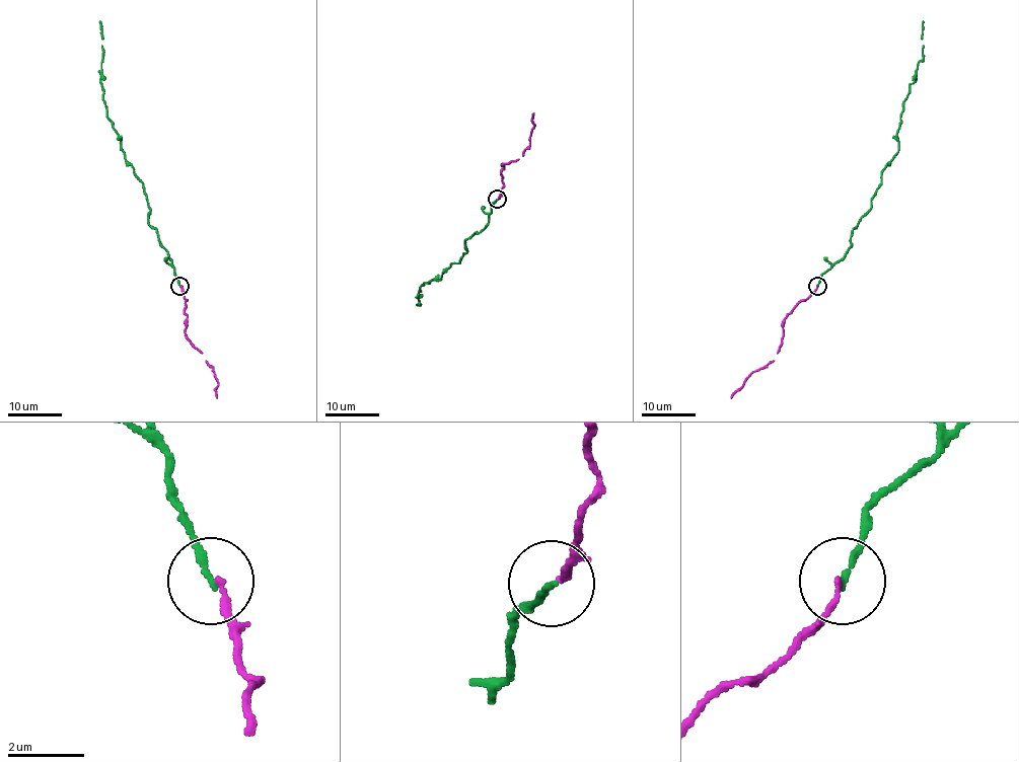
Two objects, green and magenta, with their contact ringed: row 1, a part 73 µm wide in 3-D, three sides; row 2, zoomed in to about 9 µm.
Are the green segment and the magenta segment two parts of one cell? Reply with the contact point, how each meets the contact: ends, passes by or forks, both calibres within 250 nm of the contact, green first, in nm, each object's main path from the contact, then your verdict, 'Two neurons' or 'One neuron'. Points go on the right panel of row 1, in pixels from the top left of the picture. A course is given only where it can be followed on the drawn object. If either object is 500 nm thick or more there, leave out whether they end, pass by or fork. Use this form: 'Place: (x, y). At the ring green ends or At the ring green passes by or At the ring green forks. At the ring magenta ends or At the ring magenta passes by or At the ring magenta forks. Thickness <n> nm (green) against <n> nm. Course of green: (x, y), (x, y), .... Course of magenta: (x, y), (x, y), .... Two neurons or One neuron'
Place: (817, 286). At the ring green ends. At the ring magenta ends. Thickness 170 nm (green) against 150 nm. Course of green: (817, 286), (851, 244), (851, 231), (870, 208), (882, 170), (898, 151), (902, 103), (923, 59), (923, 20). Course of magenta: (817, 286), (786, 316), (783, 335), (772, 362), (755, 370), (731, 398). One neuron

